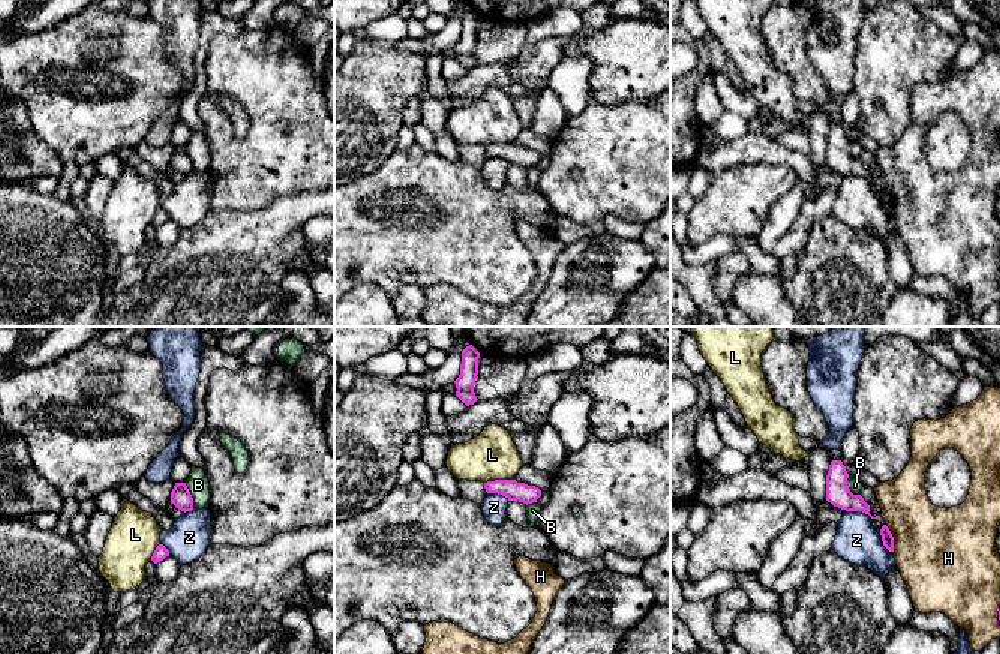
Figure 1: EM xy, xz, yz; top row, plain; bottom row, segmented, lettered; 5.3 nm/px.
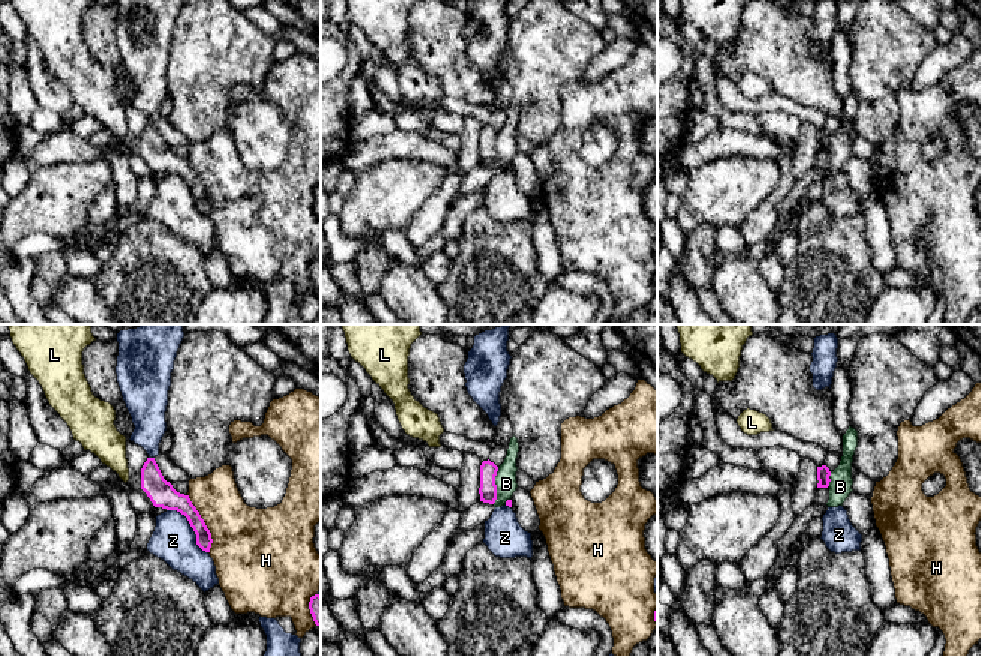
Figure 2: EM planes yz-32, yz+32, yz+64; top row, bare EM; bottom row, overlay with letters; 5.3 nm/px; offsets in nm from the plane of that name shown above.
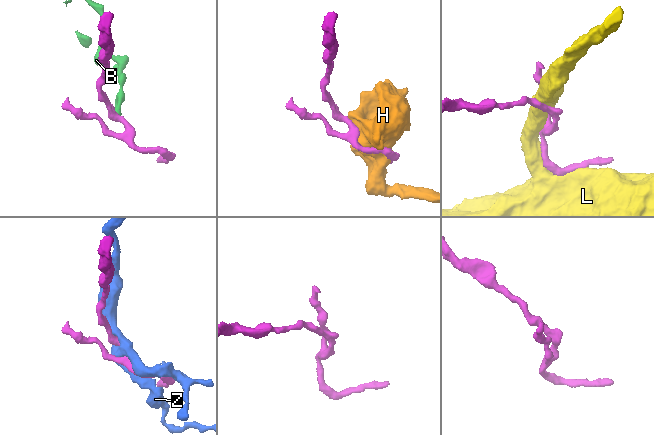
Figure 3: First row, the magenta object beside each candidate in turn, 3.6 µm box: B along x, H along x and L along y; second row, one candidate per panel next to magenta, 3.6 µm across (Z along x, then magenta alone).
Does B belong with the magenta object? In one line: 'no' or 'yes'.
no

